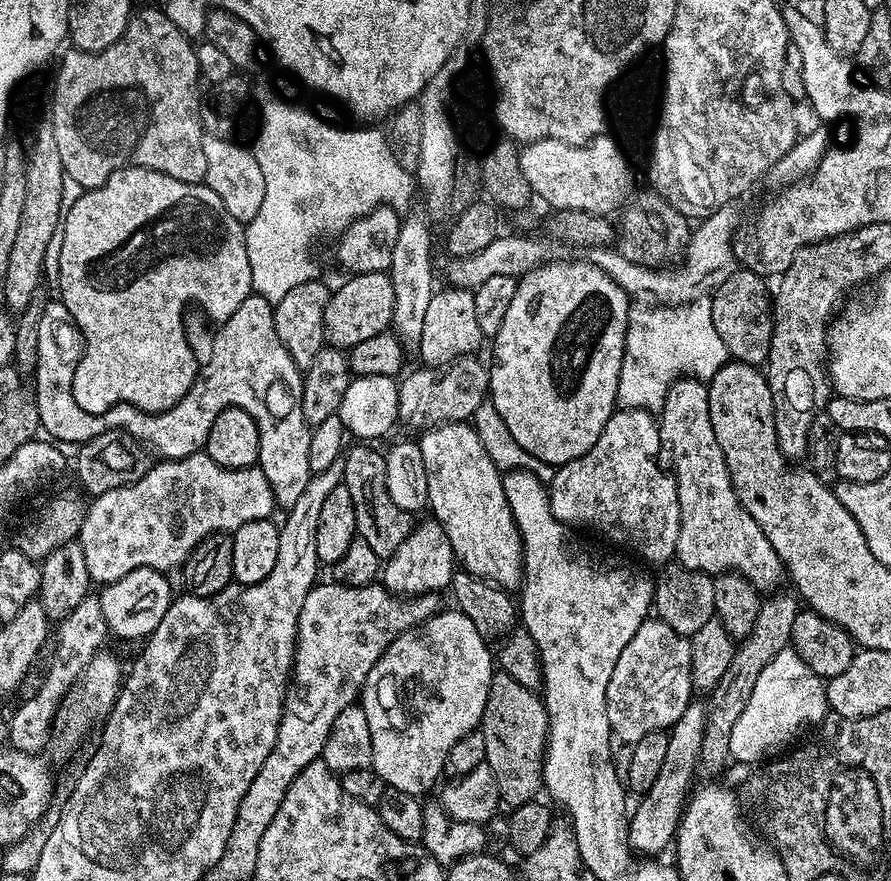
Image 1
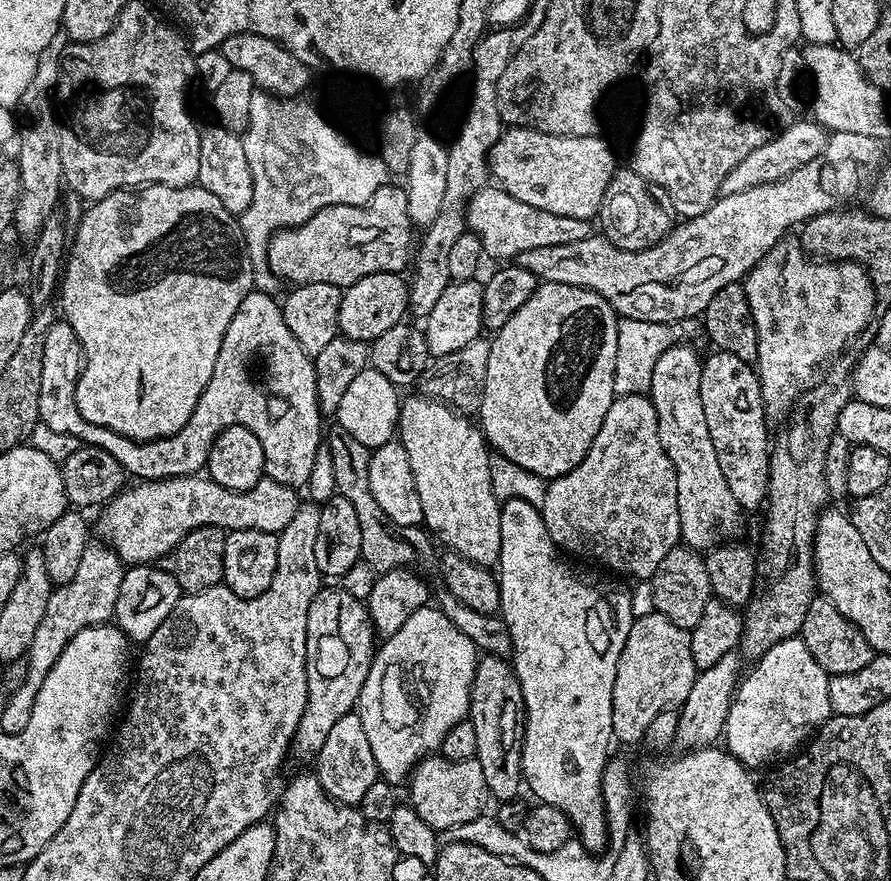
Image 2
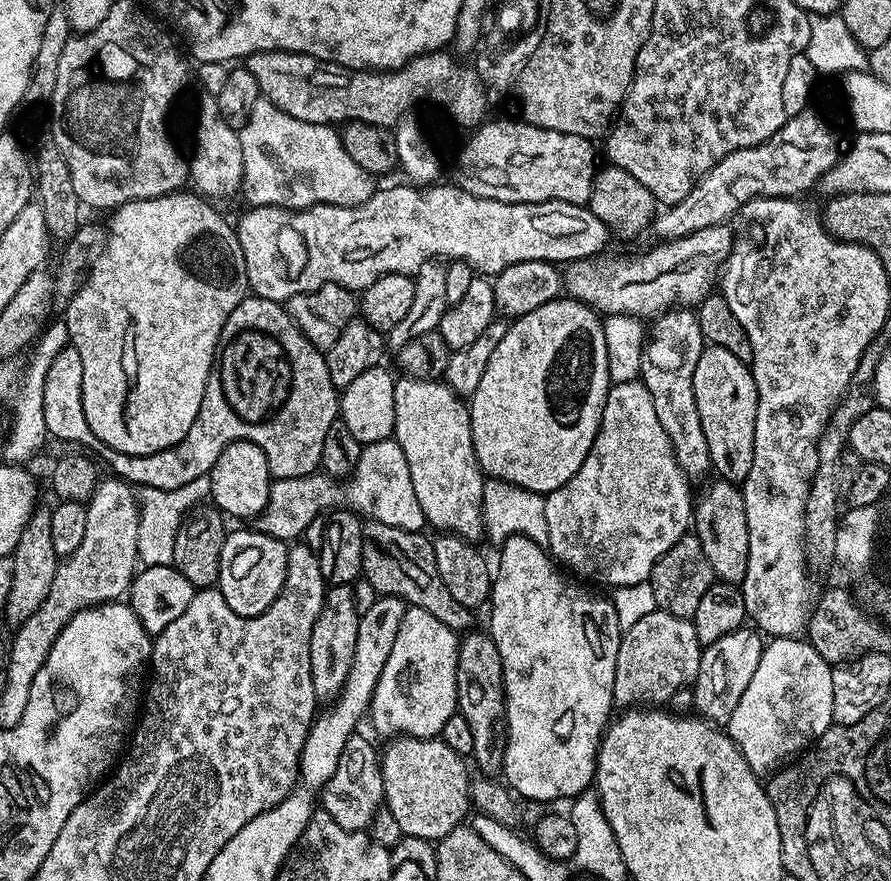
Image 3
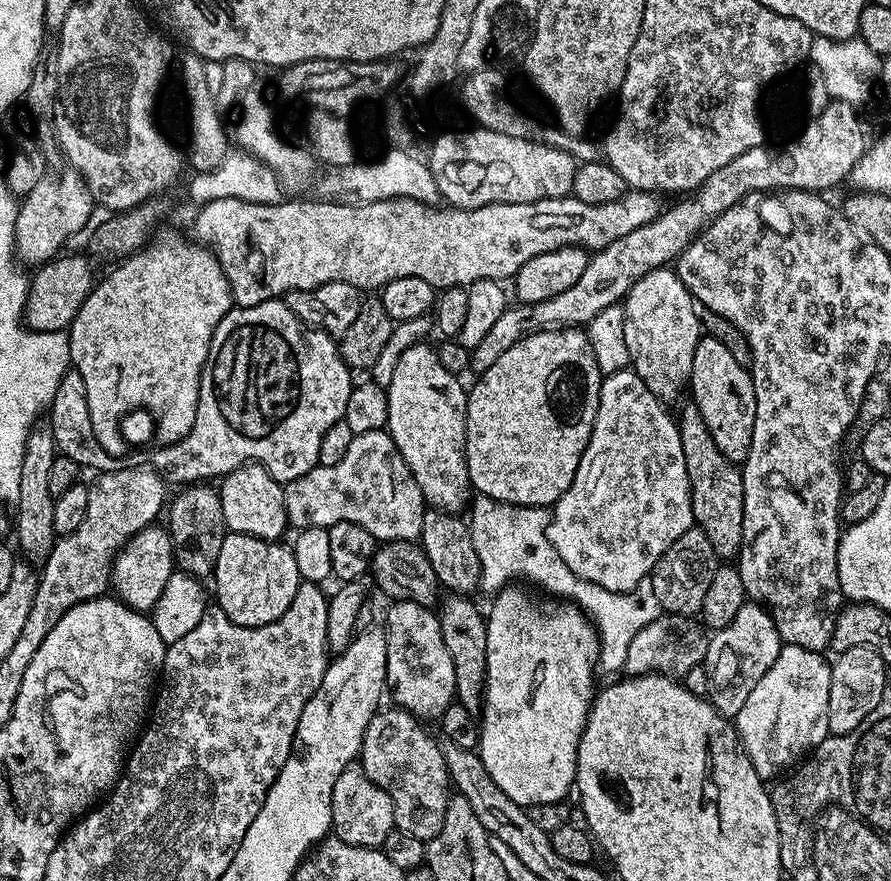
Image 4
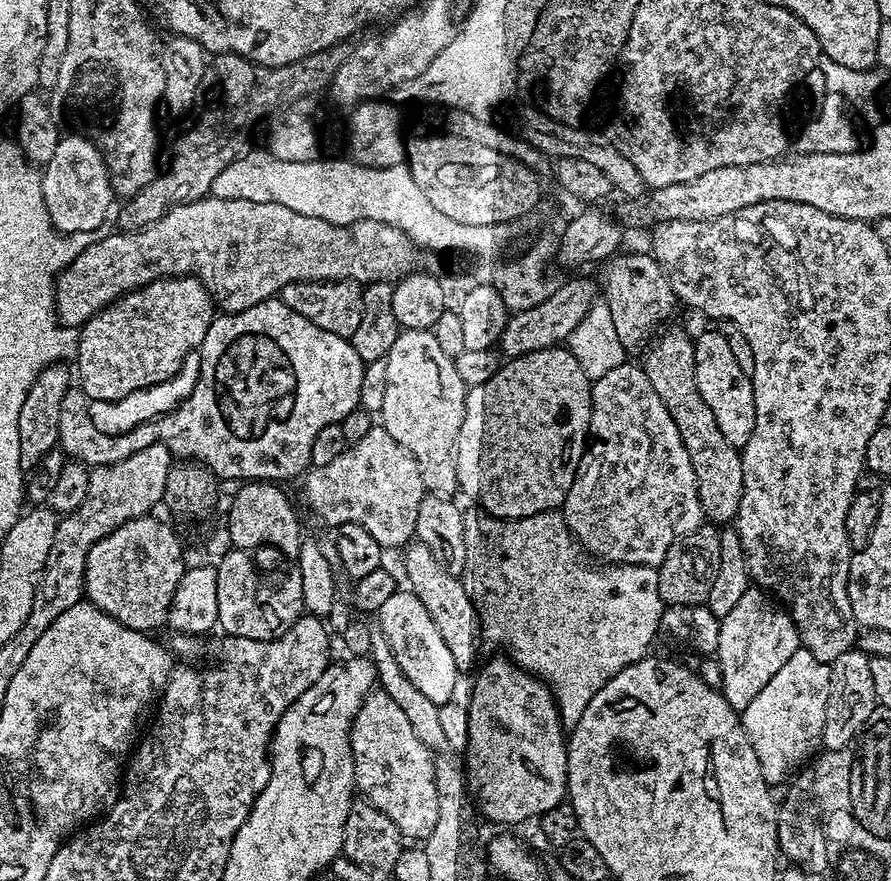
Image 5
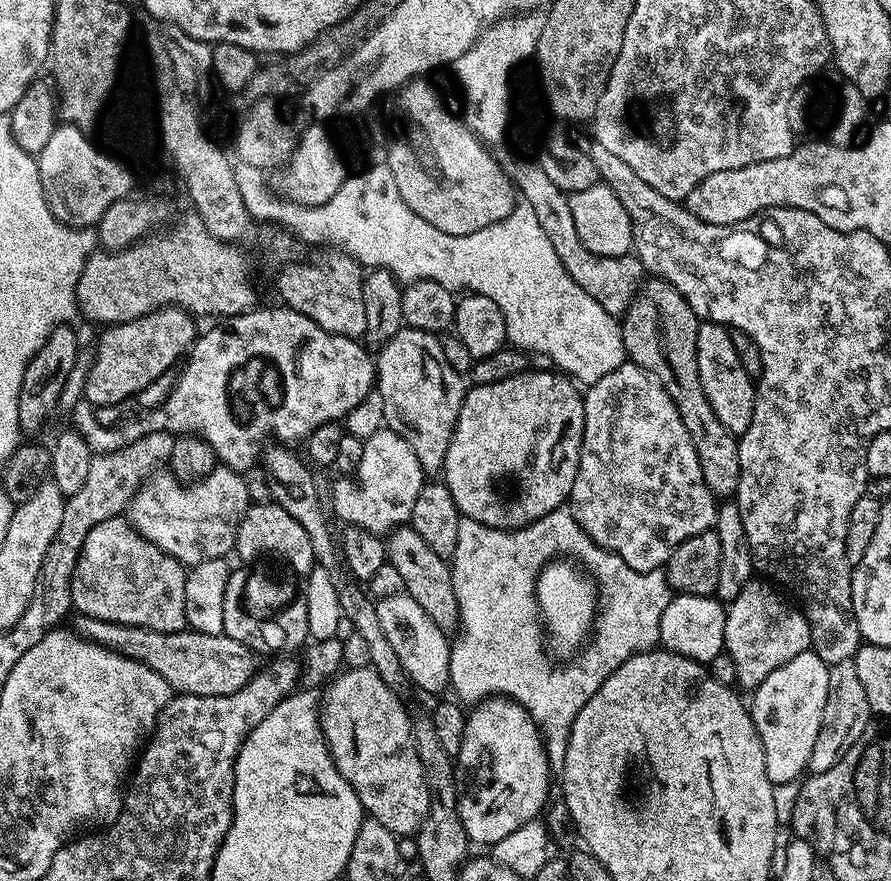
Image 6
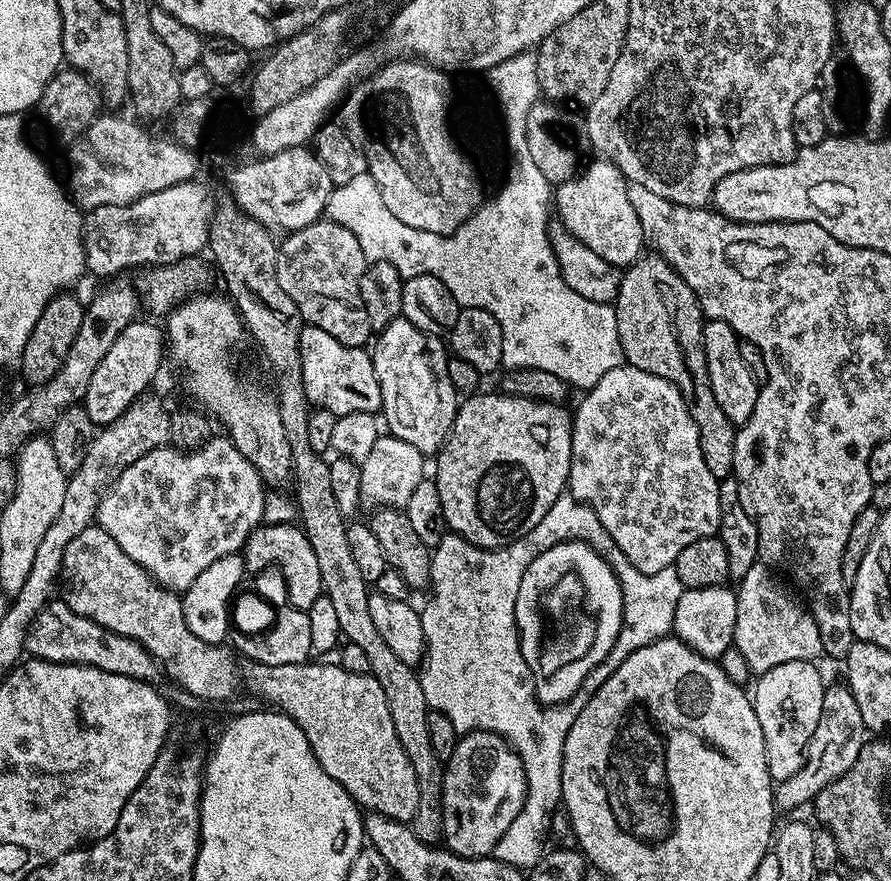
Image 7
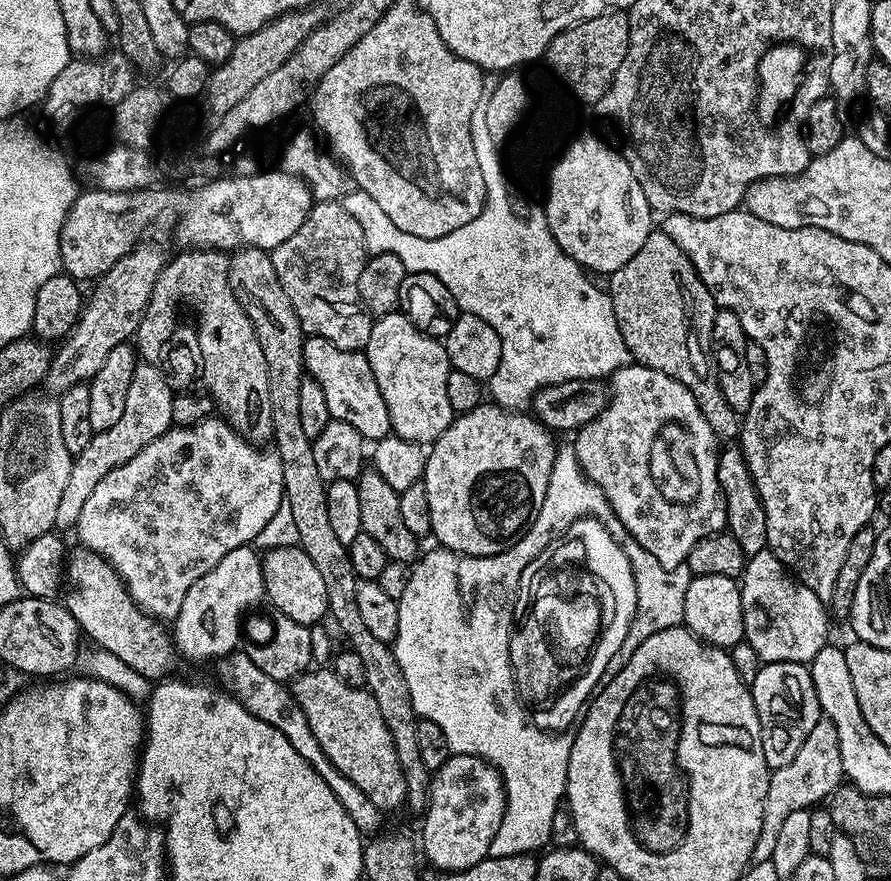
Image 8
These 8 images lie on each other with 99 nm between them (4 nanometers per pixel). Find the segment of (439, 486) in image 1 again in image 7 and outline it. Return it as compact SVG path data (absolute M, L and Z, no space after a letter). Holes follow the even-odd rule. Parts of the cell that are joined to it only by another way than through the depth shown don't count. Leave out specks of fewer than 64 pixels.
M401 318L390 322L390 326L379 329L371 345L370 355L374 362L374 374L378 374L378 386L382 390L382 420L387 431L402 442L410 442L410 446L420 452L439 453L452 428L458 407L458 393L450 382L448 373L449 353L446 351L445 341L418 330L410 321Z

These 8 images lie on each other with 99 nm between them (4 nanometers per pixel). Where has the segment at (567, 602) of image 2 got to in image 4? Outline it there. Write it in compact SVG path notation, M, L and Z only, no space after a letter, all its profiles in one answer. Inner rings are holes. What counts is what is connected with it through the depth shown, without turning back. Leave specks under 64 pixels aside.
M509 586L507 588L500 589L499 592L495 593L494 599L496 600L492 604L492 609L487 609L486 612L486 623L488 629L486 630L486 686L484 687L484 702L482 705L482 711L478 716L478 723L480 726L480 742L478 745L478 751L480 757L482 758L482 766L486 766L486 774L490 774L490 778L494 778L494 783L502 790L502 794L506 794L506 798L510 798L510 802L514 802L519 806L519 808L525 808L527 810L534 809L535 804L556 804L560 799L563 798L567 792L571 793L573 791L574 785L576 783L576 755L578 754L578 742L582 738L582 730L586 726L588 721L588 709L592 707L592 701L594 699L594 693L597 691L598 683L596 684L596 676L598 677L598 661L600 658L600 633L597 632L596 627L593 626L592 621L584 615L582 609L575 606L564 606L568 608L554 608L549 613L542 608L538 608L523 592L522 589L516 588L520 586Z

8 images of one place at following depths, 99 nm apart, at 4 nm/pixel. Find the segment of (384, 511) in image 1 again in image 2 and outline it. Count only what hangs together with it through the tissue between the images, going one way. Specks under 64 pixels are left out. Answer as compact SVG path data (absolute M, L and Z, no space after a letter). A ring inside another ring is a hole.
M337 423L331 425L332 429L327 429L326 445L330 450L330 455L334 462L334 478L336 479L336 491L341 496L345 496L358 513L358 522L362 526L362 554L360 559L365 560L376 573L388 572L392 568L411 569L412 564L428 564L432 560L432 544L434 540L423 527L420 526L398 526L393 520L389 520L384 515L382 506L374 499L374 494L370 494L370 458L373 449L362 446L362 442L356 441L347 430L342 430L342 426Z

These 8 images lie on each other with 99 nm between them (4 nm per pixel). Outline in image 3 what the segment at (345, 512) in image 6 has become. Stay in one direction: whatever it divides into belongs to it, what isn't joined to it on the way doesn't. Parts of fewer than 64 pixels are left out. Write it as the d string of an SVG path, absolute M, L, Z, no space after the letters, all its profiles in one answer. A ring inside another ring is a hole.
M393 438L363 445L358 466L343 482L327 474L273 479L268 504L255 517L254 528L279 540L292 542L303 537L314 518L323 517L329 510L341 506L368 520L377 520L386 526L398 526L411 532L421 531L426 524L422 506L418 506L418 498L414 494L410 466L406 466L406 454L402 454L402 446L398 446Z

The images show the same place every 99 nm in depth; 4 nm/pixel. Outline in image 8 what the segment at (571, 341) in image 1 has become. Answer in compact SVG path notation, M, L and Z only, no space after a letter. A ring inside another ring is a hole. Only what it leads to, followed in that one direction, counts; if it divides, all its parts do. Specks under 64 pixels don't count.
M481 402L474 410L459 413L450 427L431 445L424 462L422 483L426 490L426 502L430 502L430 522L435 543L451 552L459 552L461 556L497 556L514 546L514 542L521 540L530 530L530 526L534 526L534 518L538 518L538 510L542 510L542 498L546 498L546 486L550 486L550 470L558 451L558 444L552 439L553 433L539 420L520 410L502 408L495 402Z

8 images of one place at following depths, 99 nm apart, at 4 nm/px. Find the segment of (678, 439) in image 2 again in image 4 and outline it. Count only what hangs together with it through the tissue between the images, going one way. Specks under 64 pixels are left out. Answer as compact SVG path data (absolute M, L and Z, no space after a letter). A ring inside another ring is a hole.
M665 266L648 271L642 278L636 280L624 298L622 307L623 334L632 370L646 382L647 388L661 400L661 403L671 404L670 402L679 398L683 390L685 393L691 381L694 351L704 334L702 320L699 311L696 312L697 305L692 293L678 278L676 272Z

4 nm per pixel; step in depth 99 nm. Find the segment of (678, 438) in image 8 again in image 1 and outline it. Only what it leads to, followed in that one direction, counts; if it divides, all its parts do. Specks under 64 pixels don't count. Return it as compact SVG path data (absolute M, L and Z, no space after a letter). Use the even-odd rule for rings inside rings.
M641 408L613 412L602 434L598 434L598 442L590 446L581 460L561 464L553 471L556 473L552 476L552 484L550 480L548 501L554 518L568 525L569 529L589 528L590 531L605 536L612 544L637 552L646 563L663 566L676 555L680 507L676 479L662 467L657 423L657 417L653 413L643 412Z

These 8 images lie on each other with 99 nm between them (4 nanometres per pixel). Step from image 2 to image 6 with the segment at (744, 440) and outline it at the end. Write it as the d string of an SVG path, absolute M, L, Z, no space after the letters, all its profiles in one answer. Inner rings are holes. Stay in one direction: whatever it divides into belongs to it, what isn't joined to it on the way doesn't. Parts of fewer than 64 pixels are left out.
M701 323L698 330L698 378L702 378L702 390L706 390L706 398L710 406L714 406L714 414L718 414L718 422L726 426L732 435L739 438L750 426L750 418L754 418L754 402L756 401L756 384L750 374L738 362L738 350L734 350L732 332L722 324Z

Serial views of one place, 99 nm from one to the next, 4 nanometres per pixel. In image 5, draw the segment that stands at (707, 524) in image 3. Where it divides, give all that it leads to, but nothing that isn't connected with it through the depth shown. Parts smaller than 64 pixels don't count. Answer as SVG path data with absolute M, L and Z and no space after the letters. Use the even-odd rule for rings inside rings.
M668 328L660 337L647 345L648 353L644 356L642 367L646 378L650 378L650 386L654 386L654 394L662 398L662 406L674 418L674 426L678 426L678 435L682 437L682 446L686 446L686 454L690 454L690 466L694 466L694 474L698 482L698 502L704 511L704 520L716 526L728 526L735 521L738 506L742 502L742 452L741 449L730 446L726 442L718 422L710 406L706 406L702 394L698 394L698 378L694 366L694 350L696 349L693 337L687 336L680 328Z

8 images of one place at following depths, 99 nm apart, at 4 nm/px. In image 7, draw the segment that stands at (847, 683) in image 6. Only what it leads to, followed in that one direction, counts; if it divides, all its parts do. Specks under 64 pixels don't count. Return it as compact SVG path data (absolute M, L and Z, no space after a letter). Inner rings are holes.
M843 683L825 687L822 698L822 714L818 718L818 726L814 726L814 734L804 751L802 770L798 774L779 781L774 788L774 799L781 813L792 812L803 804L811 805L830 782L834 782L858 758L866 743L866 729L862 722L862 710L858 710L858 702L854 702L854 694Z

